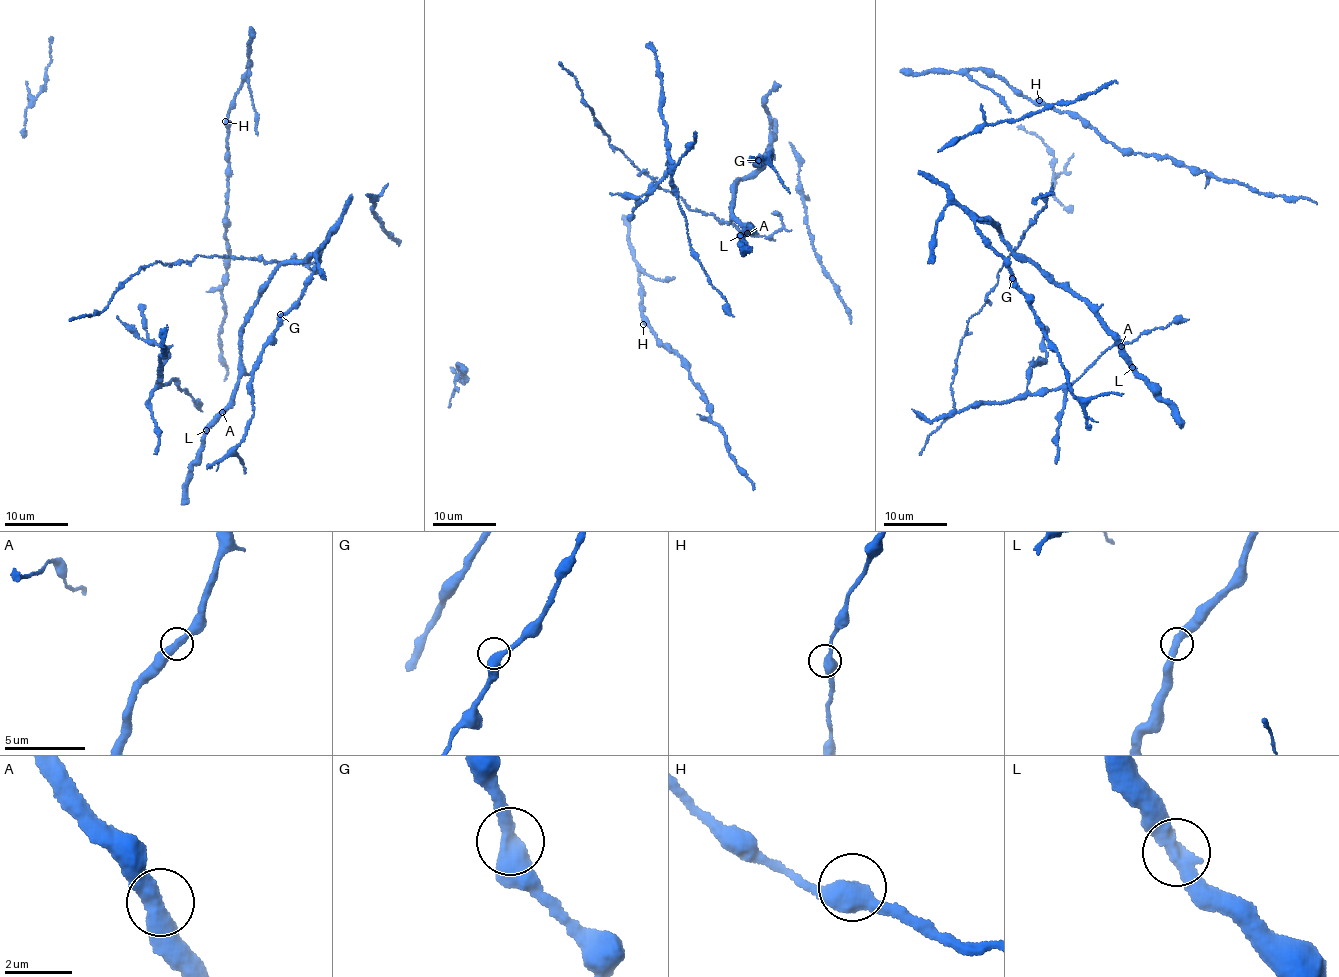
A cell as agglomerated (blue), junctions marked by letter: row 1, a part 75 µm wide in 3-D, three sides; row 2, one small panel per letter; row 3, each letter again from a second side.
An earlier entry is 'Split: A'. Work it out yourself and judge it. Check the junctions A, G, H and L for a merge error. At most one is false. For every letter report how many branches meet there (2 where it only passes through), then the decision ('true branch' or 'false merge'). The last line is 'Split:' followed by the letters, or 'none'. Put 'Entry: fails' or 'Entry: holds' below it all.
A: 2 | true branch
G: 2 | true branch
H: 2 | true branch
L: 2 | true branch
Split: none
Entry: fails

